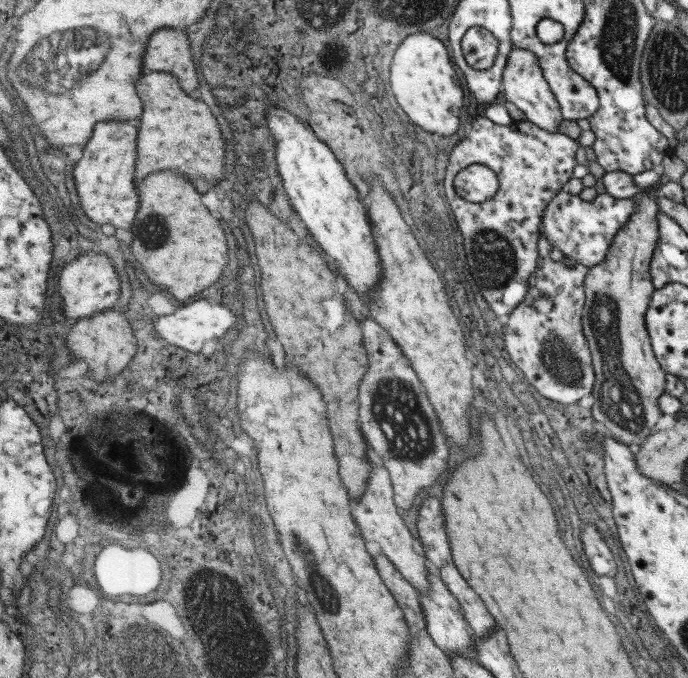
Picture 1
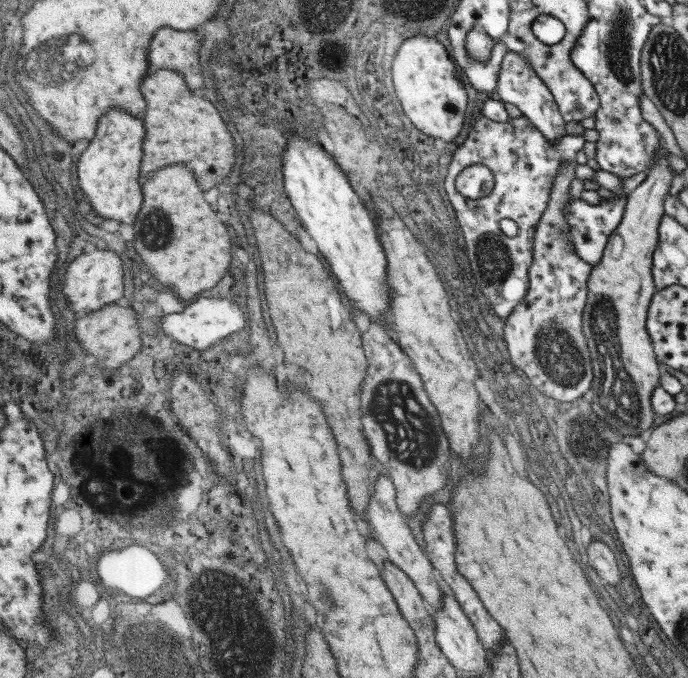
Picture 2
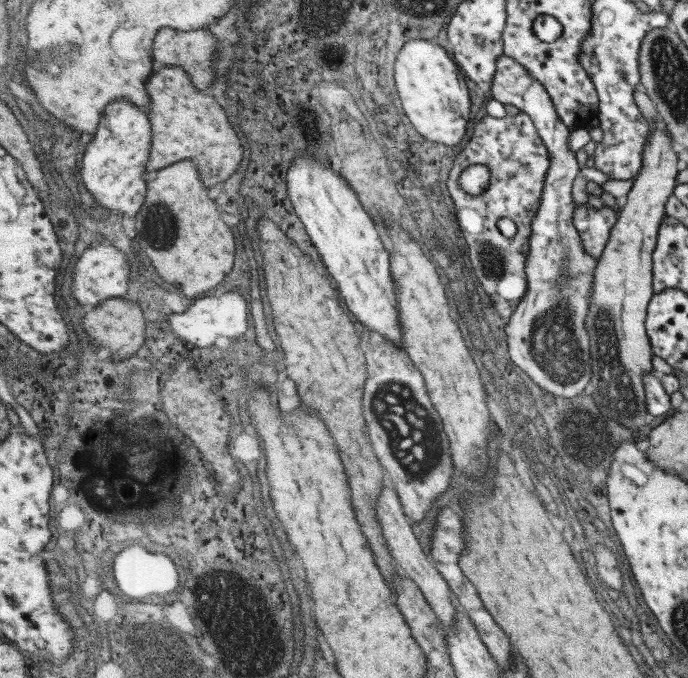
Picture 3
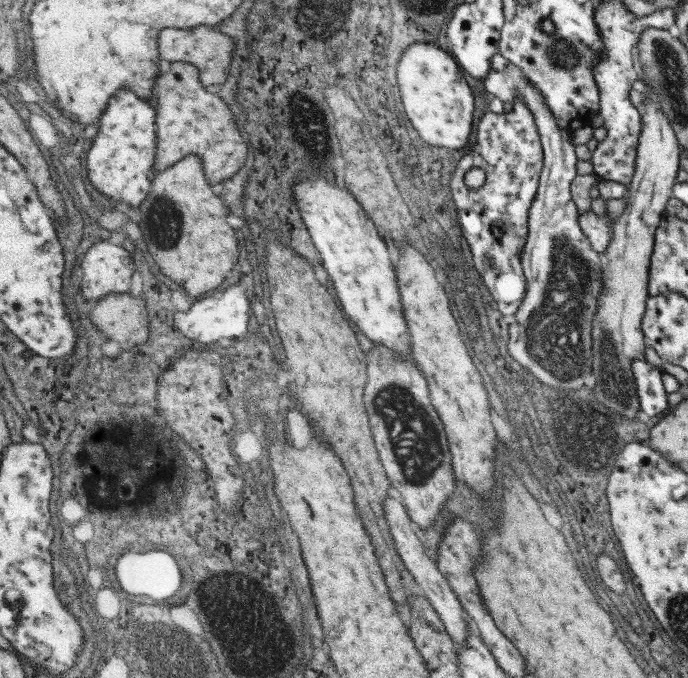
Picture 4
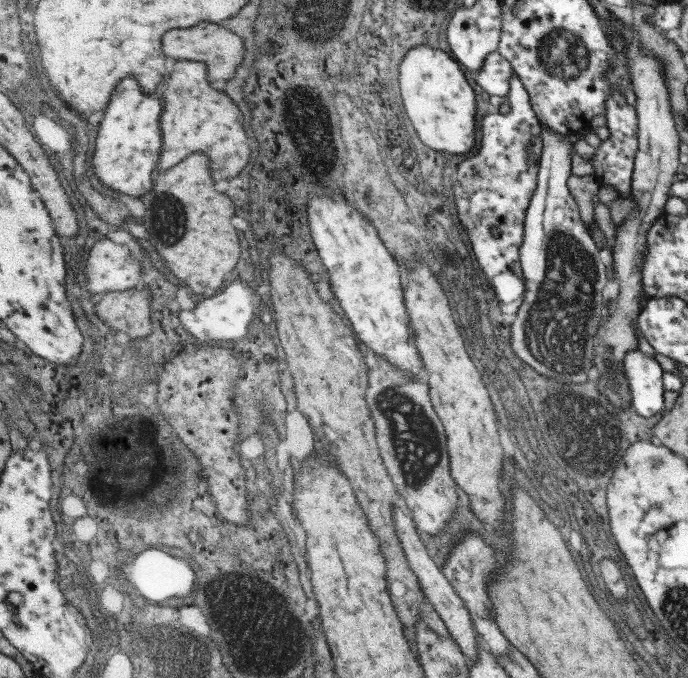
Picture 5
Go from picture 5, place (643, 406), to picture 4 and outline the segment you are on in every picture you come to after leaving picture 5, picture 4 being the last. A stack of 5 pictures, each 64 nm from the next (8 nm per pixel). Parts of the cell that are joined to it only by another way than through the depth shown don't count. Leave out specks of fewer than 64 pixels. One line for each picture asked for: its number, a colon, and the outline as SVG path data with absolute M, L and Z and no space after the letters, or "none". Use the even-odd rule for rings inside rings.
4: M639 358L633 360L631 370L633 370L637 394L639 394L639 408L641 408L643 420L663 412L665 408L669 408L669 402L667 402L669 394L663 388L661 372L657 368L653 368L651 364L647 364L645 360L639 360Z

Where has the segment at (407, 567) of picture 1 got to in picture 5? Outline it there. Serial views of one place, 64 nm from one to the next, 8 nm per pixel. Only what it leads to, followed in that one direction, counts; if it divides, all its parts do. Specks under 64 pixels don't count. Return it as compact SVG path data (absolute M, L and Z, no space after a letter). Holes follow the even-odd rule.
M395 508L395 510L393 510L393 520L395 520L395 530L397 530L397 536L399 536L403 554L405 554L405 558L407 558L407 562L409 562L409 568L411 568L411 570L415 572L415 576L417 576L417 582L419 582L419 586L421 586L421 592L423 592L425 600L435 608L435 612L439 612L439 618L445 622L445 626L447 626L449 634L451 634L451 638L457 642L459 650L467 656L467 660L475 662L475 660L477 660L479 644L475 642L475 634L473 634L473 628L471 628L471 616L469 616L465 604L455 596L455 592L453 592L455 588L451 588L451 586L449 586L451 582L447 582L447 580L443 578L445 574L439 572L439 568L435 566L435 562L431 562L431 558L427 556L427 550L425 550L425 546L421 544L417 532L415 532L415 526L413 526L413 522L411 522L411 518L405 516L401 508Z

